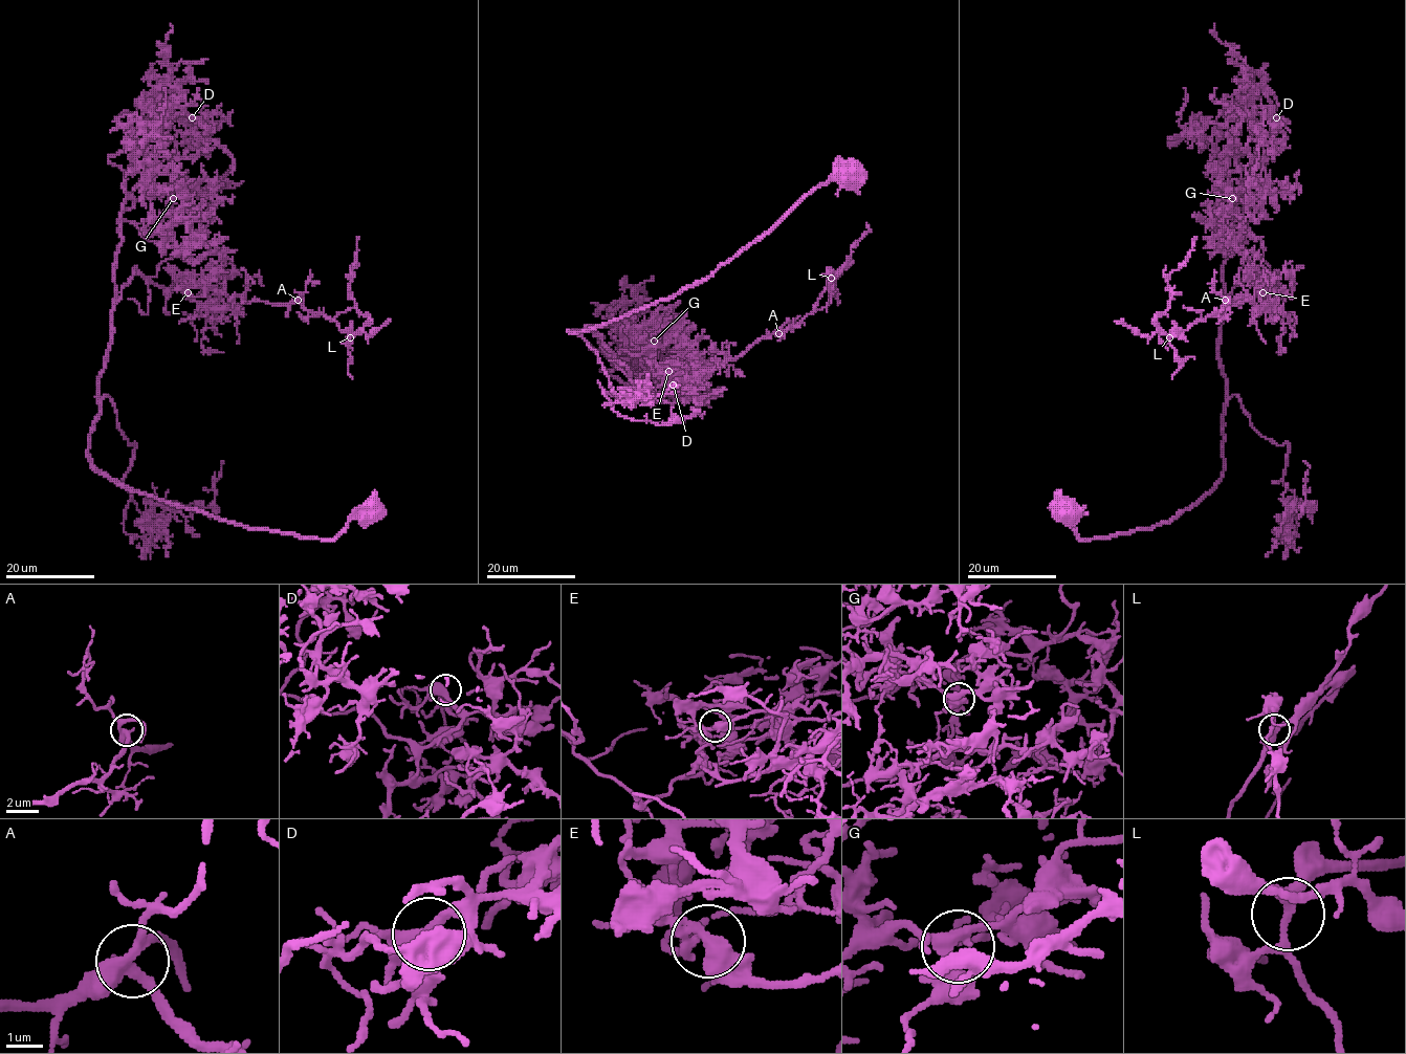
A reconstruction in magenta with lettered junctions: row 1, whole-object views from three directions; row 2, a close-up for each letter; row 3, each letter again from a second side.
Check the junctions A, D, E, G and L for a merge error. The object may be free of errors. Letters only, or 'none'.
E

